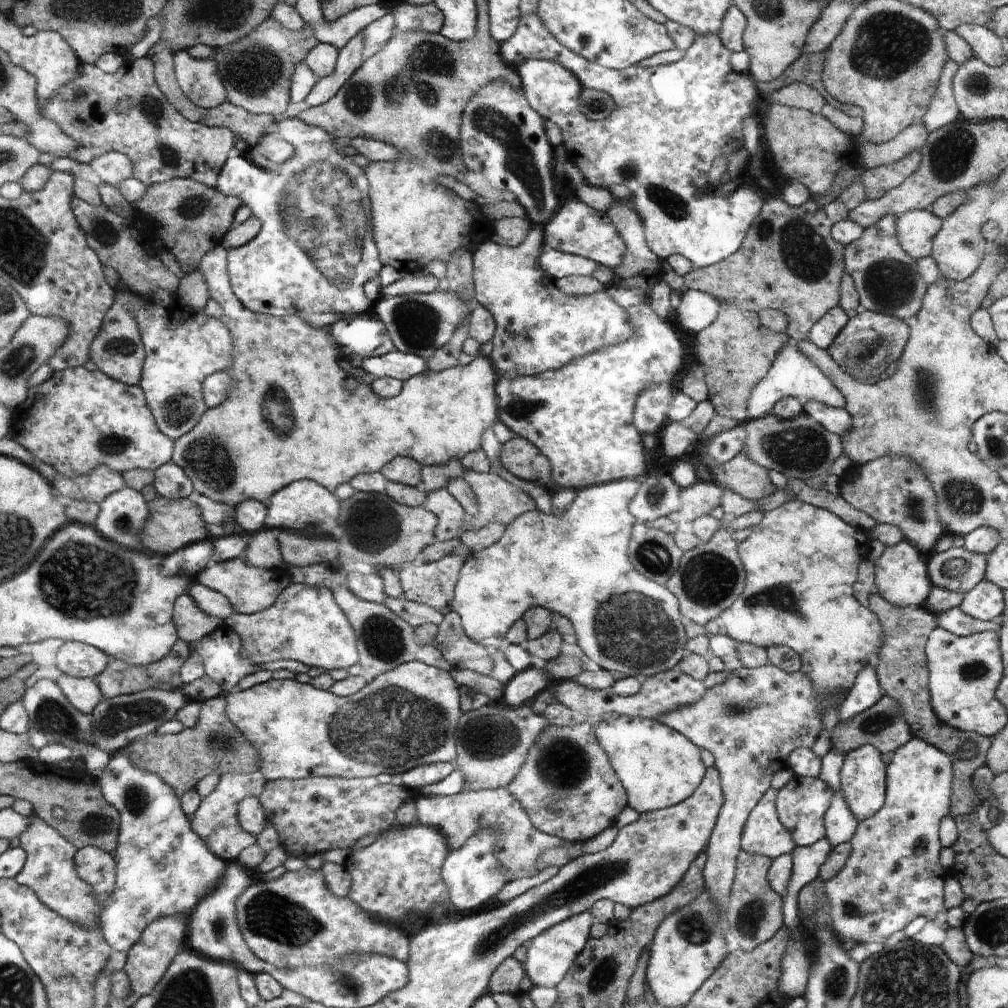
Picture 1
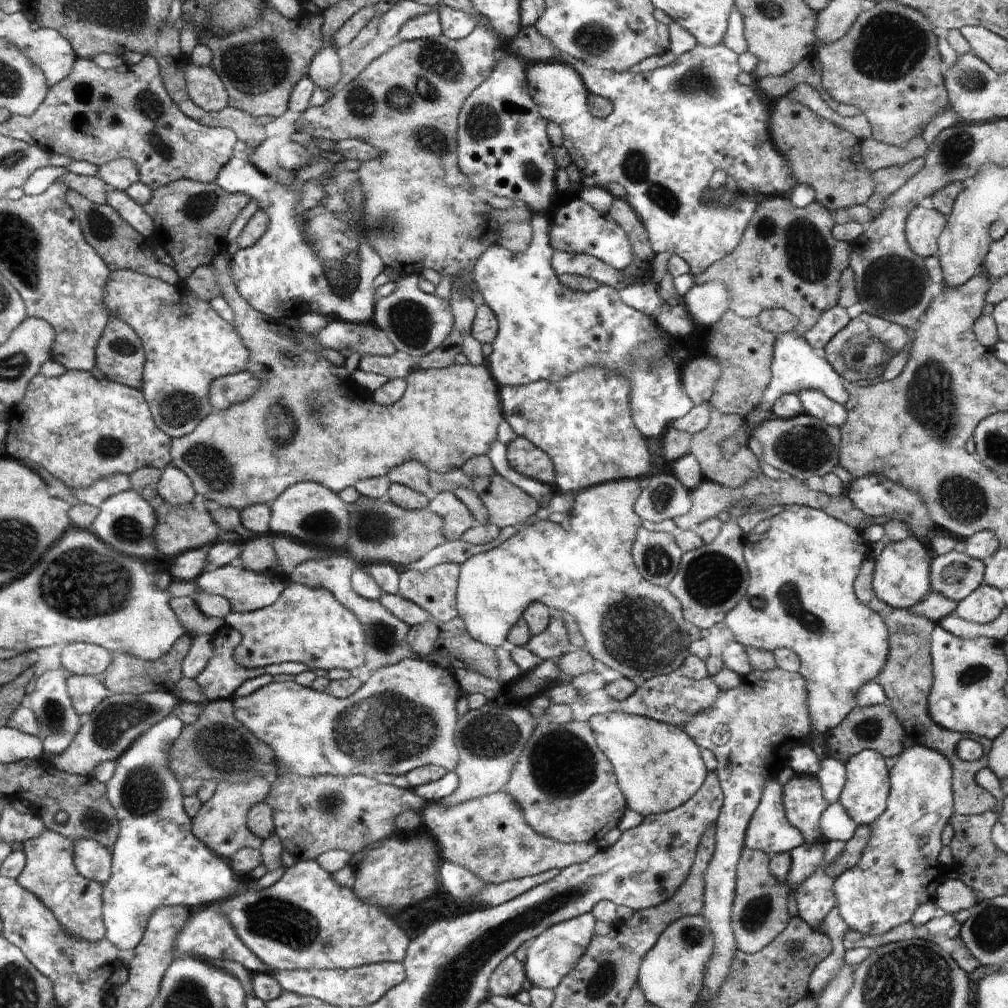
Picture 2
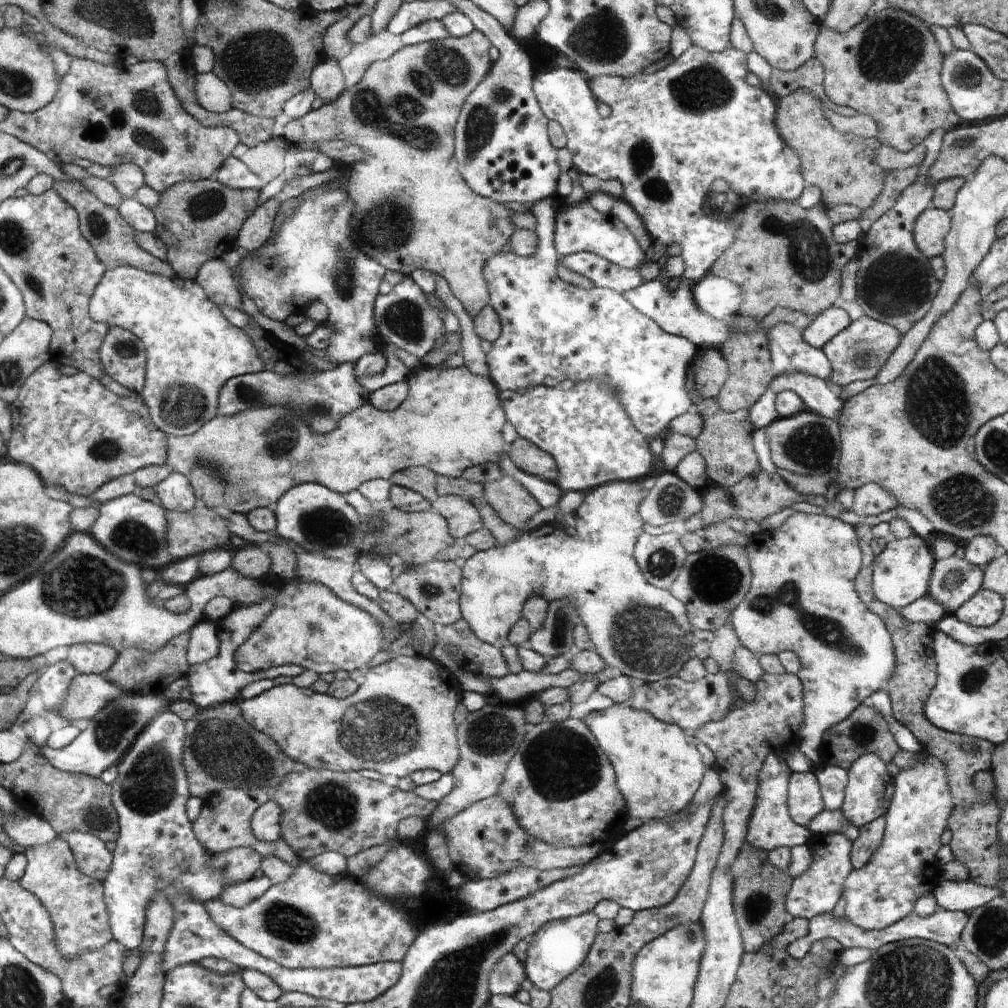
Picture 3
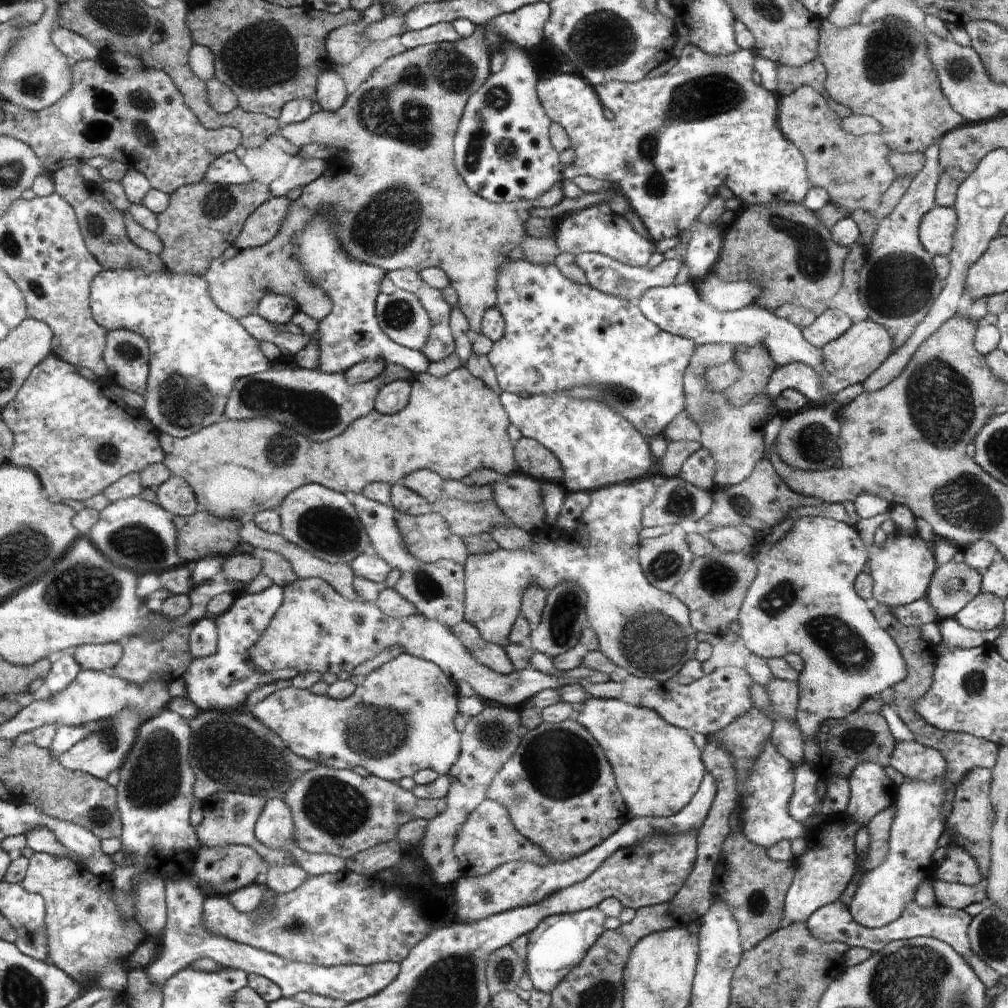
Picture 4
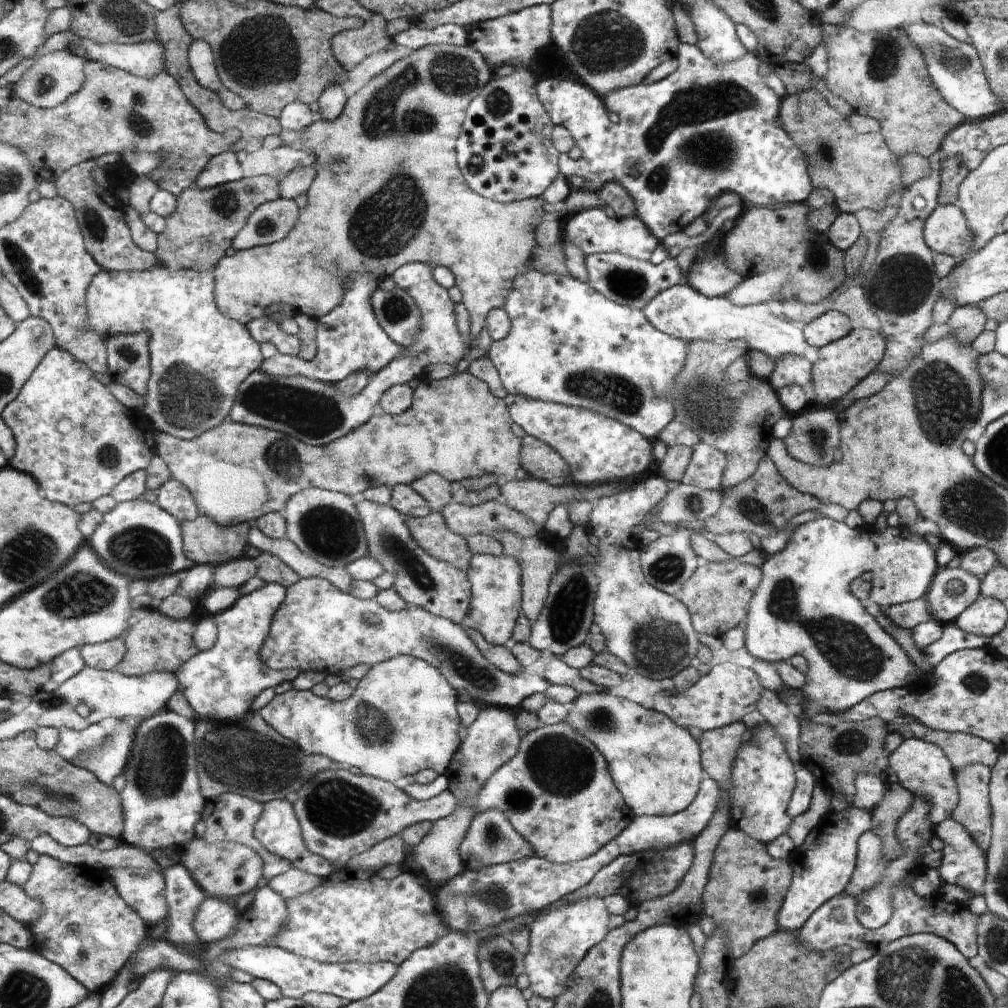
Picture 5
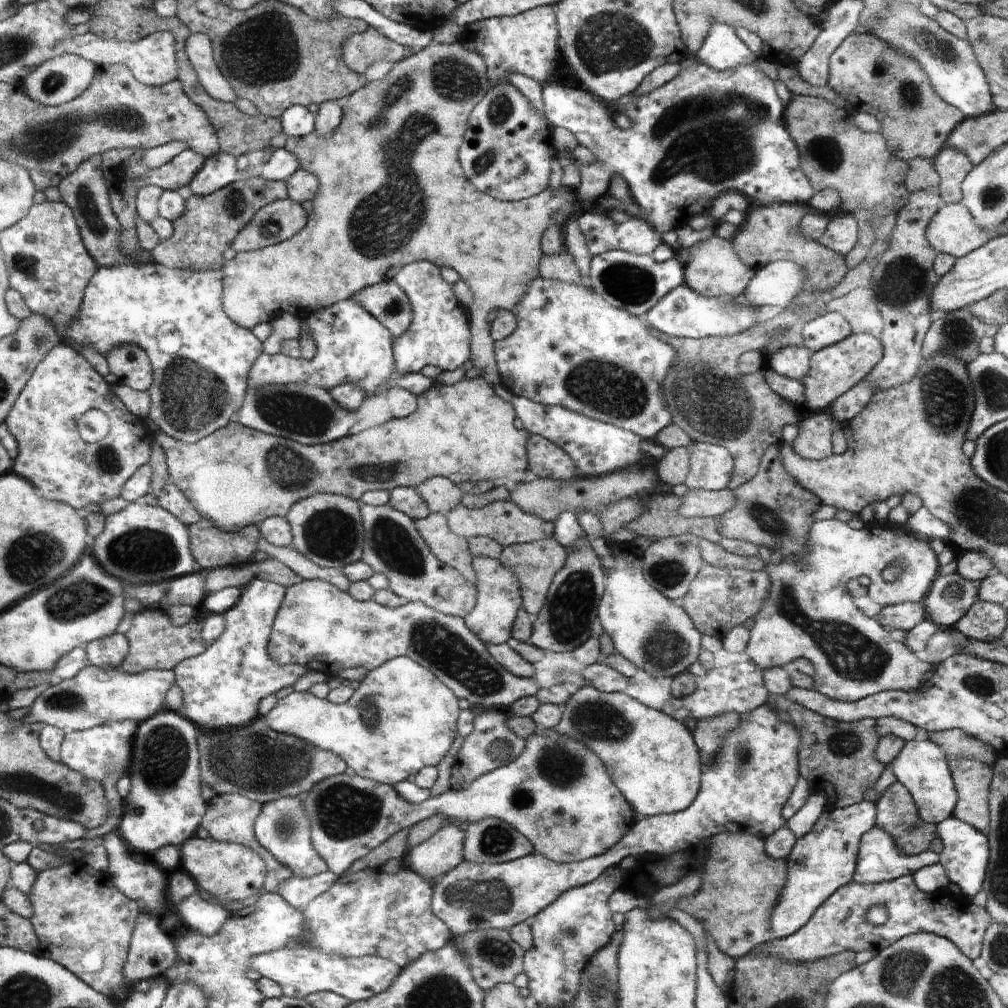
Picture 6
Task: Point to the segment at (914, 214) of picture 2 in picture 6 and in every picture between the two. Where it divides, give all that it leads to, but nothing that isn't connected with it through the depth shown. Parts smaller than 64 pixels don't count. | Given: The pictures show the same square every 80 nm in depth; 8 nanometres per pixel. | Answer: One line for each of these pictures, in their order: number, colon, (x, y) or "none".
3: (931, 229)
4: (937, 232)
5: (946, 231)
6: (952, 230)

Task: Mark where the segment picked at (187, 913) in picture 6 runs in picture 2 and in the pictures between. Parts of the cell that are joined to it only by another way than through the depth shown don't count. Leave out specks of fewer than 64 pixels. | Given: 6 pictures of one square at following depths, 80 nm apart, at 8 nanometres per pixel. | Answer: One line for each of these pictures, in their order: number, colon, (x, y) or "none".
2: (306, 920)
3: (314, 920)
4: (345, 918)
5: (216, 918)

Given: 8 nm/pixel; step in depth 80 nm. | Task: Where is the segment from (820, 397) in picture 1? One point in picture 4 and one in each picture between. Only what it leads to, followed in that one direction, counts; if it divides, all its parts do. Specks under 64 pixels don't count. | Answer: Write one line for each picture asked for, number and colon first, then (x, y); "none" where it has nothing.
2: (796, 366)
3: (790, 352)
4: (679, 309)

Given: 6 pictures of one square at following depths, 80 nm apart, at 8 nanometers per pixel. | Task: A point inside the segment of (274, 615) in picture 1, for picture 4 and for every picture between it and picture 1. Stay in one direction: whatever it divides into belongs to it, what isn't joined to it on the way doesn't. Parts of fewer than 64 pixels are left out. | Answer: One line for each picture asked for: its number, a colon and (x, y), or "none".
2: (309, 625)
3: (310, 626)
4: (316, 628)

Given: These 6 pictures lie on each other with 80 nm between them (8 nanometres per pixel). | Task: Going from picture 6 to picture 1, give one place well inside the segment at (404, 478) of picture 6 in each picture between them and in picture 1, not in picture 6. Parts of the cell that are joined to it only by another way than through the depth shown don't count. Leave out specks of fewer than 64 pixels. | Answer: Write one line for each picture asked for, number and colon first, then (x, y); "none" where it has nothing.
1: (328, 427)
2: (304, 423)
3: (452, 420)
4: (455, 425)
5: (456, 427)

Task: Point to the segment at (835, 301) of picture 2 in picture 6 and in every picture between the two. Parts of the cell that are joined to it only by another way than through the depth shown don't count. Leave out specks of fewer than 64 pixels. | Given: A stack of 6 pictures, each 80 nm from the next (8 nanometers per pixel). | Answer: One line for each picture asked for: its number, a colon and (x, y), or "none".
3: (785, 255)
4: (784, 246)
5: (762, 238)
6: (768, 234)

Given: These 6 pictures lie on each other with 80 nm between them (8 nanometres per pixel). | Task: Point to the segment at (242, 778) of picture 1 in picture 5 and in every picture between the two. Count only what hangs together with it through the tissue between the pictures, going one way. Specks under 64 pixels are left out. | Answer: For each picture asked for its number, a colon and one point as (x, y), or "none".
2: (221, 823)
3: (224, 822)
4: (227, 818)
5: (229, 817)

